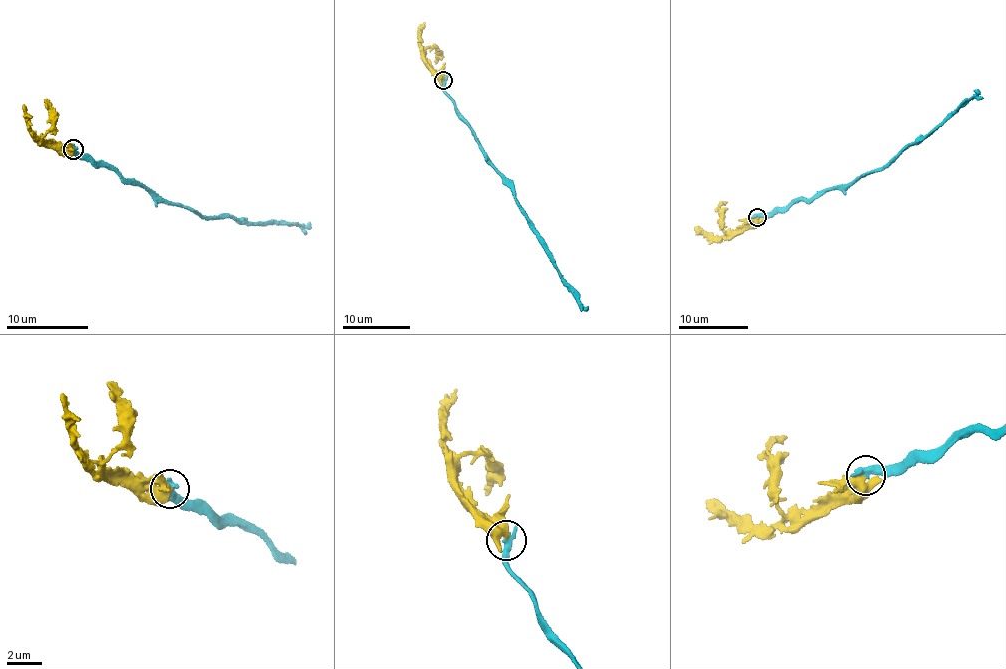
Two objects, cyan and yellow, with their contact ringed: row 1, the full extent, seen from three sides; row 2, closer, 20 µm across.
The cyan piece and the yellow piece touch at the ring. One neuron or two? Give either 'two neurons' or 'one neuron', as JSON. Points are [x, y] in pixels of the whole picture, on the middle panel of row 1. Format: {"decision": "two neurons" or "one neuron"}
{"decision": "one neuron"}

